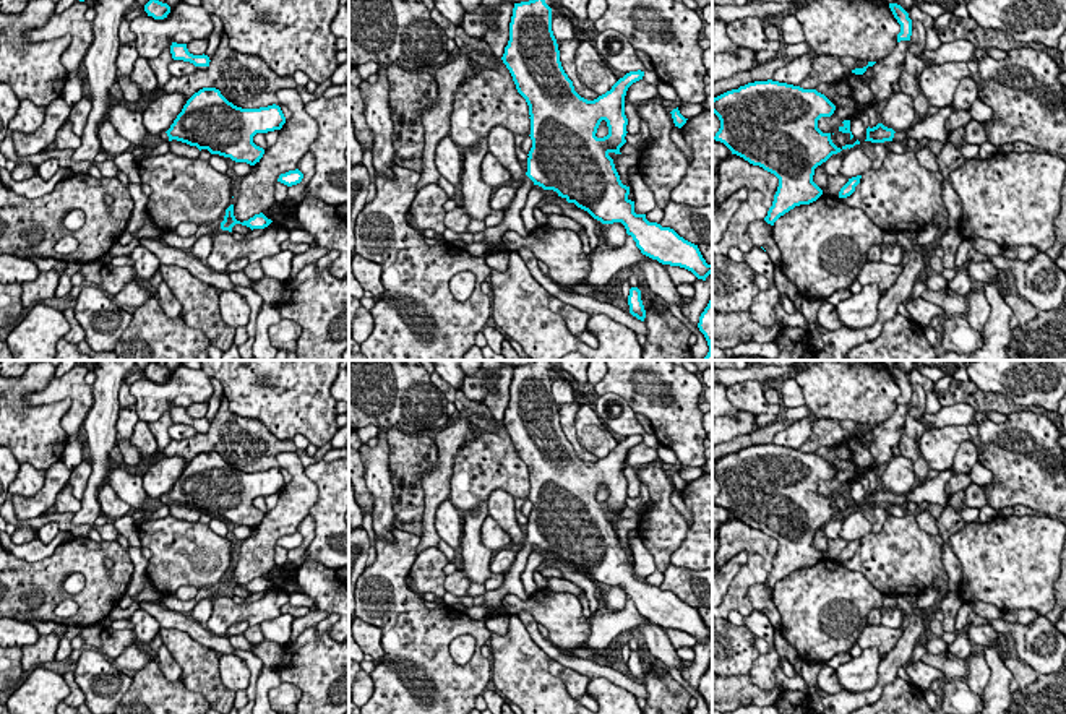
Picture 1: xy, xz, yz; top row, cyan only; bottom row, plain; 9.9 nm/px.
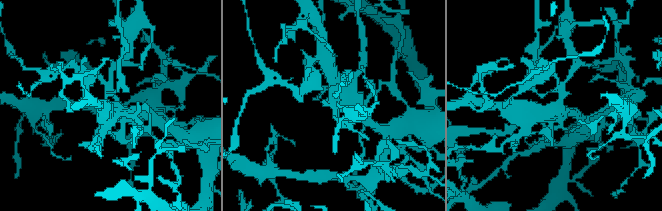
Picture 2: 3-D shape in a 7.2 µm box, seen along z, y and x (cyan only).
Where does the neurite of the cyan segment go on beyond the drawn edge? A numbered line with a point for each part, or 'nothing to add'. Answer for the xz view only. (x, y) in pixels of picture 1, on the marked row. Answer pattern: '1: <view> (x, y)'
1: xz (511, 221)

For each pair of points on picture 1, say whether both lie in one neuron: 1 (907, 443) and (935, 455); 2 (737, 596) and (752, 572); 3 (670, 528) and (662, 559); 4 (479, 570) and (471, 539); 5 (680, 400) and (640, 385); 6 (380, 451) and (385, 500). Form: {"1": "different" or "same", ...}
{"1": "different", "2": "same", "3": "same", "4": "same", "5": "same", "6": "same"}

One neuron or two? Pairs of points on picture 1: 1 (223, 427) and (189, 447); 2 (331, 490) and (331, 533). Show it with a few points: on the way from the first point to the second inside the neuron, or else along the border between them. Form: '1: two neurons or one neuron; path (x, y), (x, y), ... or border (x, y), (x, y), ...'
1: one neuron; path (214, 435), (208, 442), (197, 443)
2: one neuron; path (331, 500), (331, 523)

